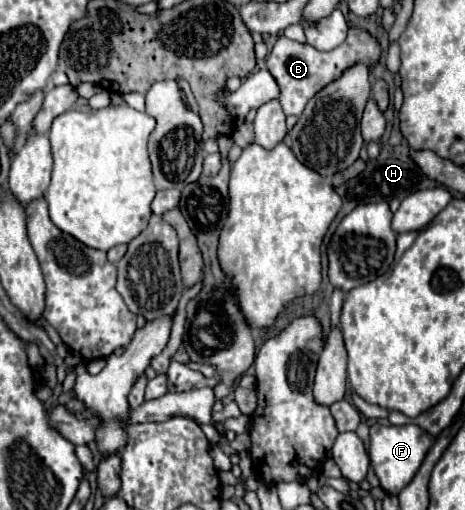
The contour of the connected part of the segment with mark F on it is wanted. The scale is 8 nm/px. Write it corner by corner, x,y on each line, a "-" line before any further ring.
404,424
404,426
370,426
370,460
374,466
374,472
380,480
380,486
388,494
398,494
418,472
426,452
430,450
434,438
428,436
420,426
416,424

